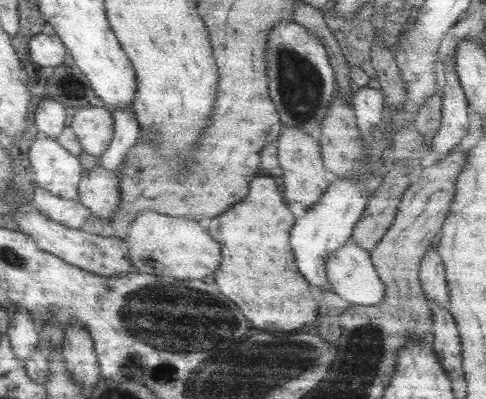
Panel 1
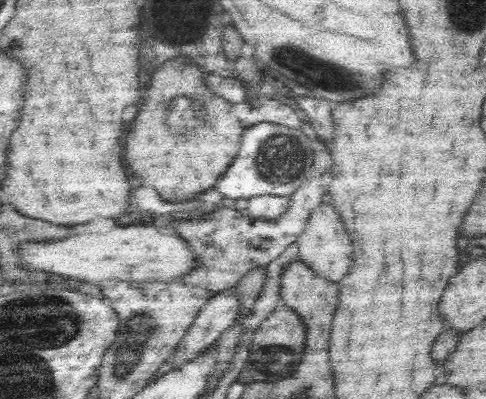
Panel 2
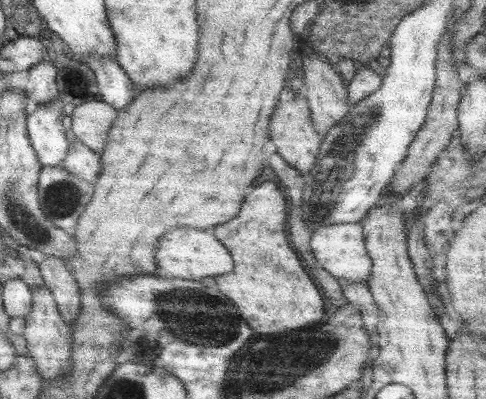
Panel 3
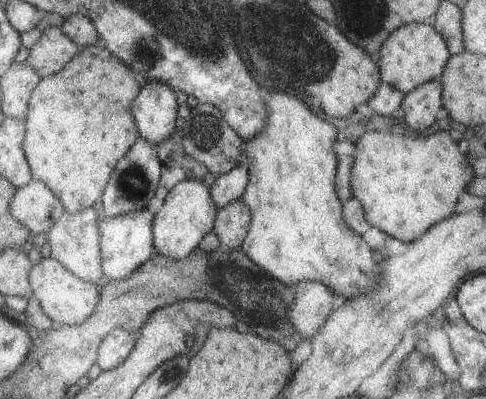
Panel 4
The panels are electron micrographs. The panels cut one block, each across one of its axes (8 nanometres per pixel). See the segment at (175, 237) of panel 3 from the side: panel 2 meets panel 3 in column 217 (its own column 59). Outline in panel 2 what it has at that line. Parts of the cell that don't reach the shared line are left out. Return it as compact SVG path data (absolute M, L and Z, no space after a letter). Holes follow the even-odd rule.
M152 226L114 228L108 236L84 234L64 242L26 244L22 262L34 270L52 272L72 280L86 280L94 286L108 286L112 282L146 284L146 282L176 282L198 266L194 250L172 232L158 232Z

